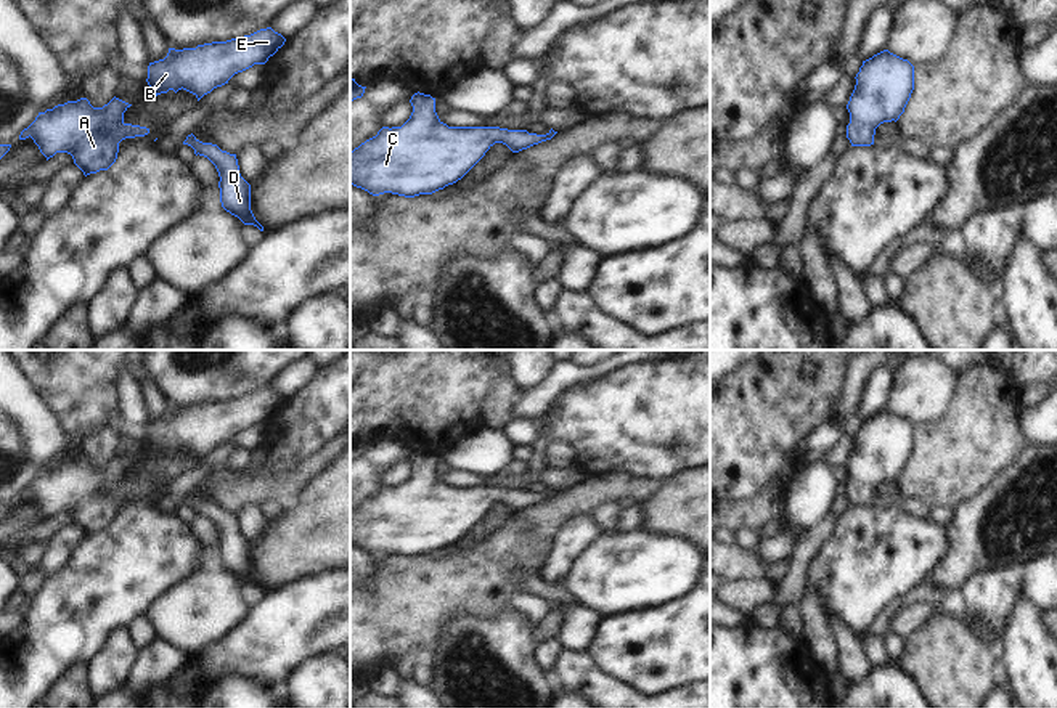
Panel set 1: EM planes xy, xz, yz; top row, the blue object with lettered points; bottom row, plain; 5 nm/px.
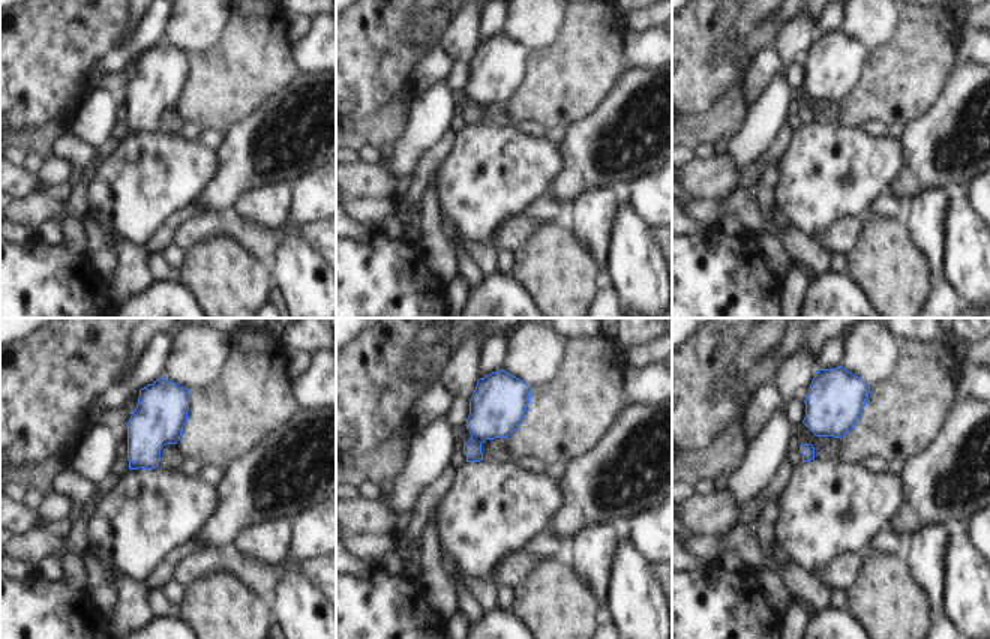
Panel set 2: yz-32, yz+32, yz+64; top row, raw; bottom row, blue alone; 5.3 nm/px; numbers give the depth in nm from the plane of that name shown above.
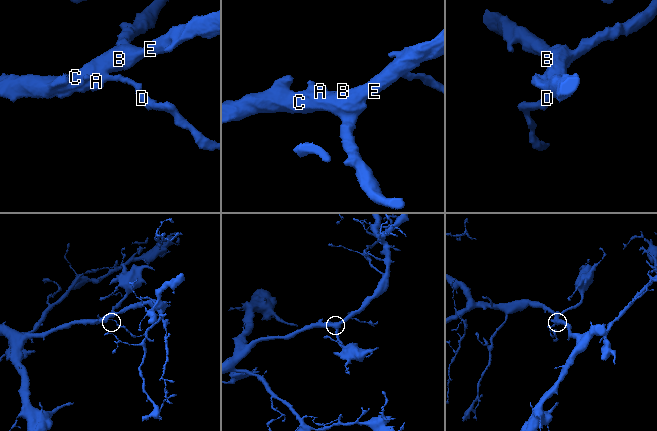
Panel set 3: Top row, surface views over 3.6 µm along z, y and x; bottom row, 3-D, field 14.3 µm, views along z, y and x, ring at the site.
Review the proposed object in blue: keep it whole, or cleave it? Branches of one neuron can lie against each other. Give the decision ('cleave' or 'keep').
keep

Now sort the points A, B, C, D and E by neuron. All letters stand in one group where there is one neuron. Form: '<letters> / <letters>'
A B C D E

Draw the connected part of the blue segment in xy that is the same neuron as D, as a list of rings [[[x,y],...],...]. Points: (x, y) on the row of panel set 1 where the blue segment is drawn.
[[[193,133],[186,136],[183,144],[191,146],[196,156],[204,156],[215,165],[220,177],[222,207],[244,225],[254,225],[263,231],[251,210],[251,185],[239,173],[236,154],[222,151],[217,144],[202,143]]]

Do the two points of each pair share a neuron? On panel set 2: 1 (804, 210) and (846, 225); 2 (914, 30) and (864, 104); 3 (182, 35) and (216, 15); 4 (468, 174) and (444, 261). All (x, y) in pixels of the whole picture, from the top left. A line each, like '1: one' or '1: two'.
1: two
2: one
3: one
4: two

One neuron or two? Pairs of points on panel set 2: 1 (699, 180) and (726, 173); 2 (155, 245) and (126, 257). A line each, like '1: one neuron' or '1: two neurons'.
1: one neuron
2: two neurons

